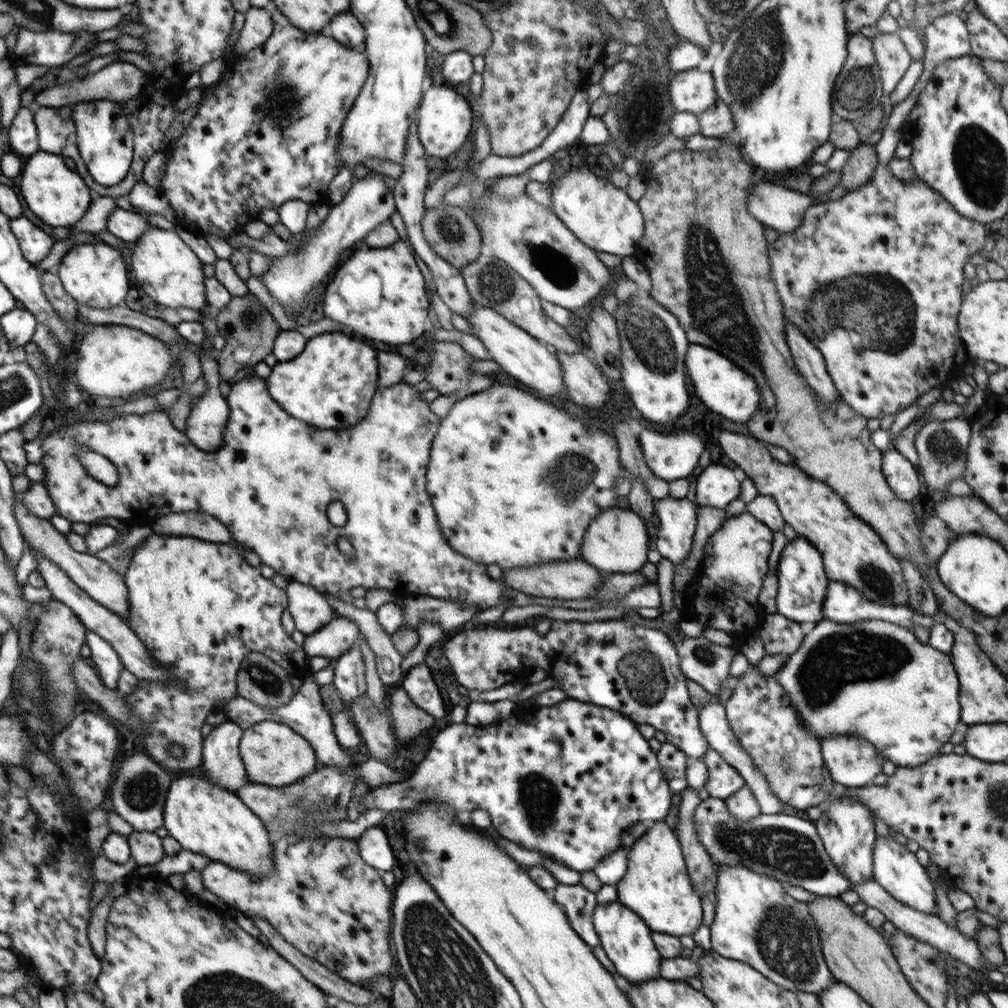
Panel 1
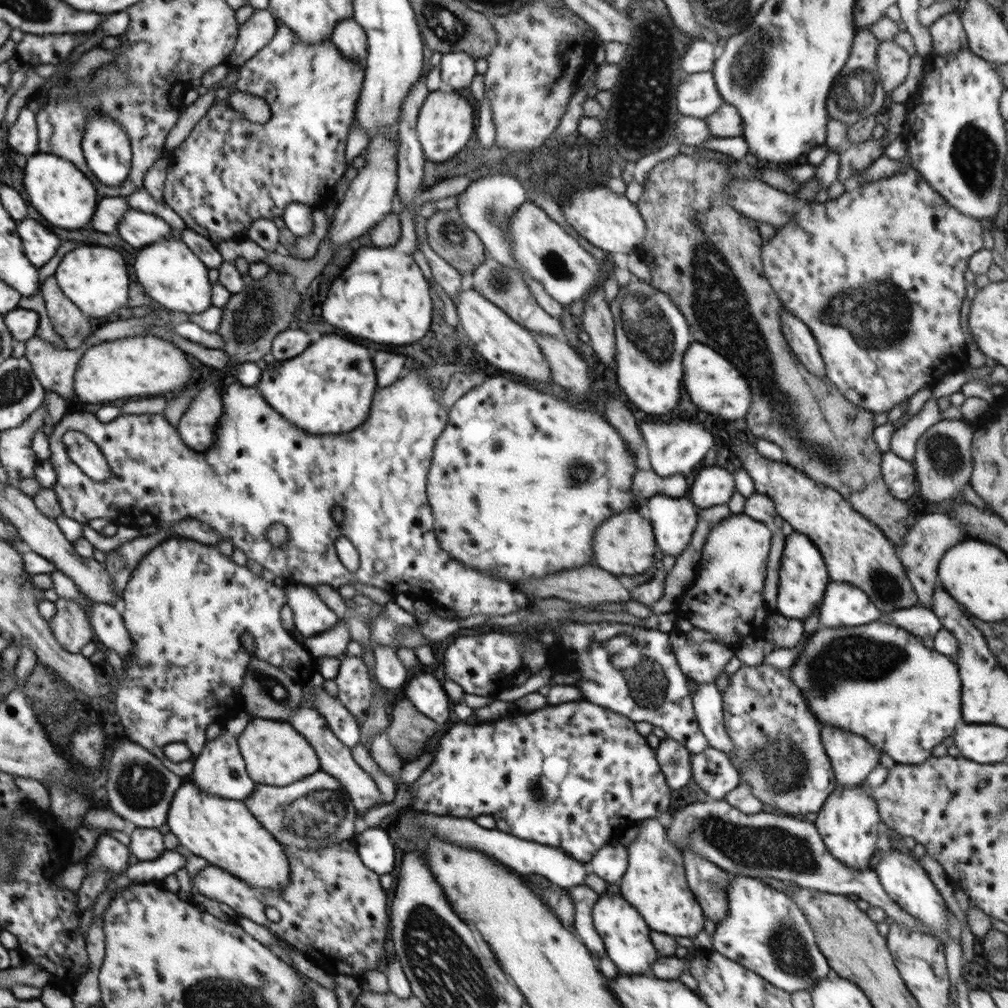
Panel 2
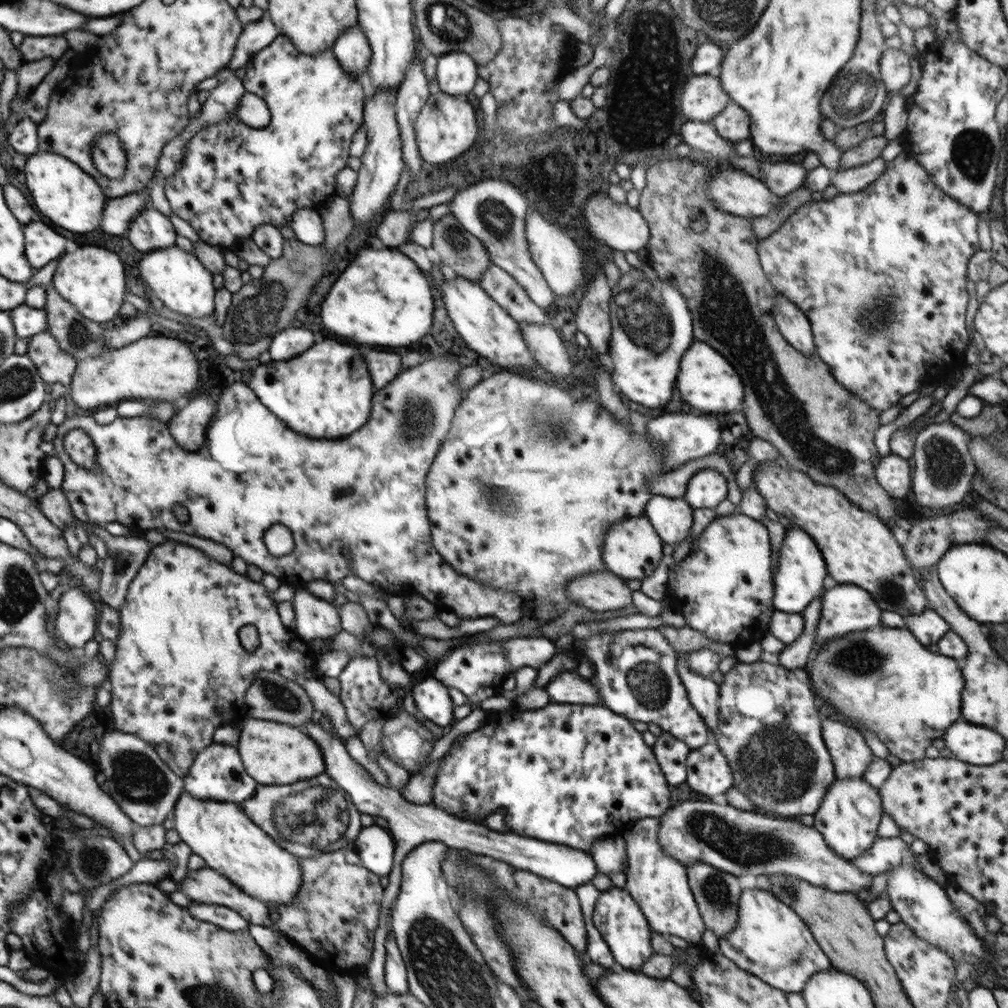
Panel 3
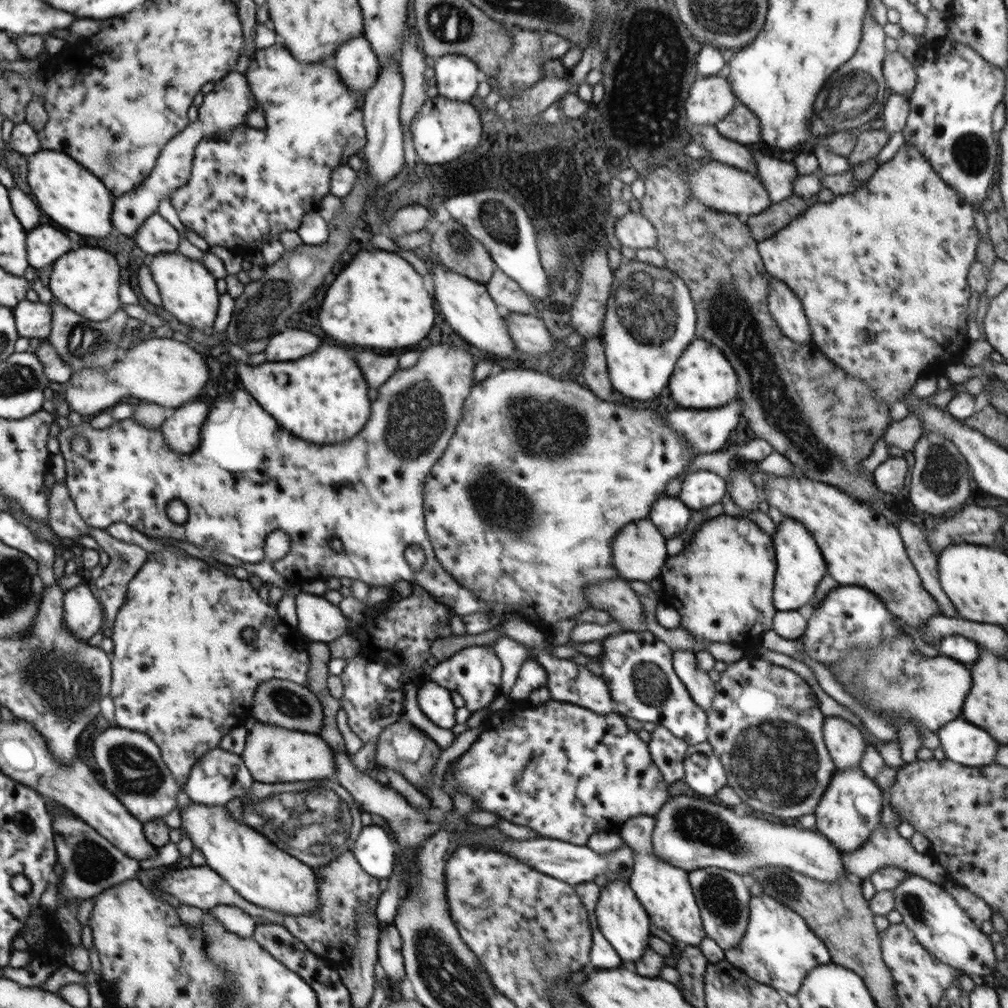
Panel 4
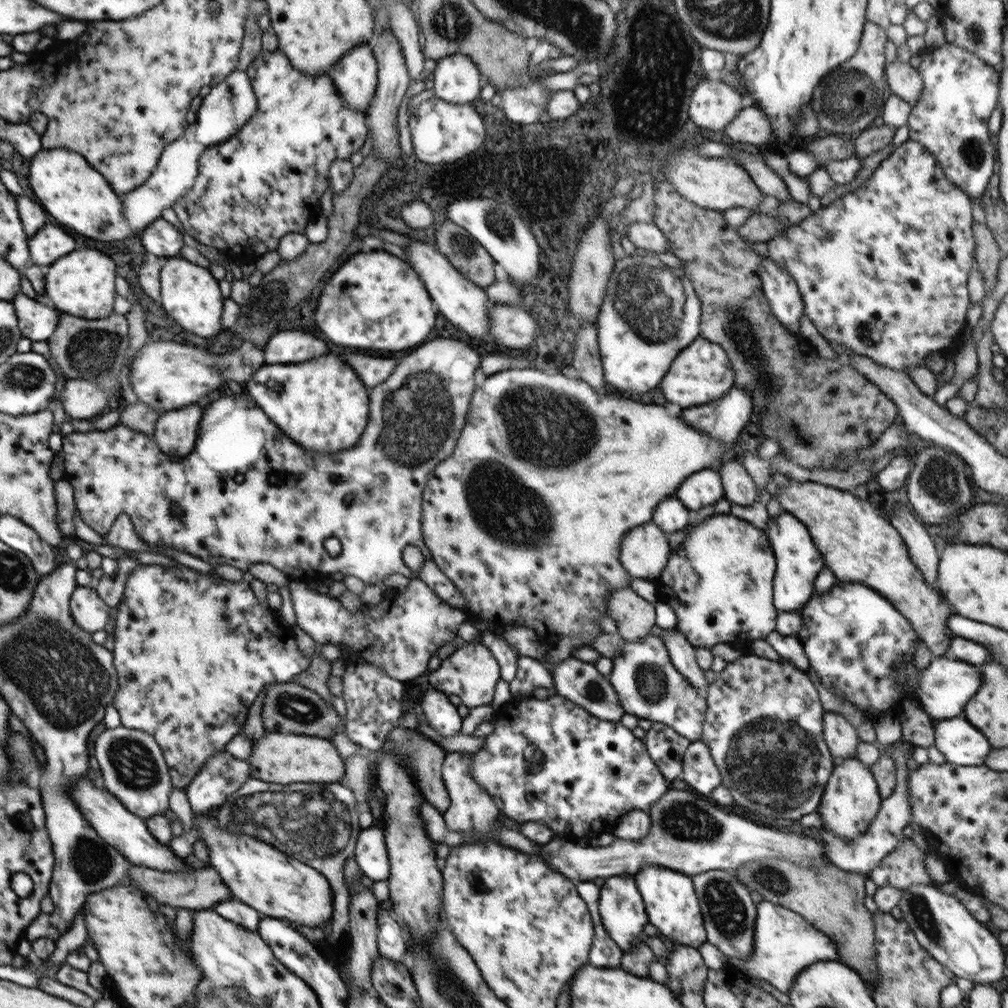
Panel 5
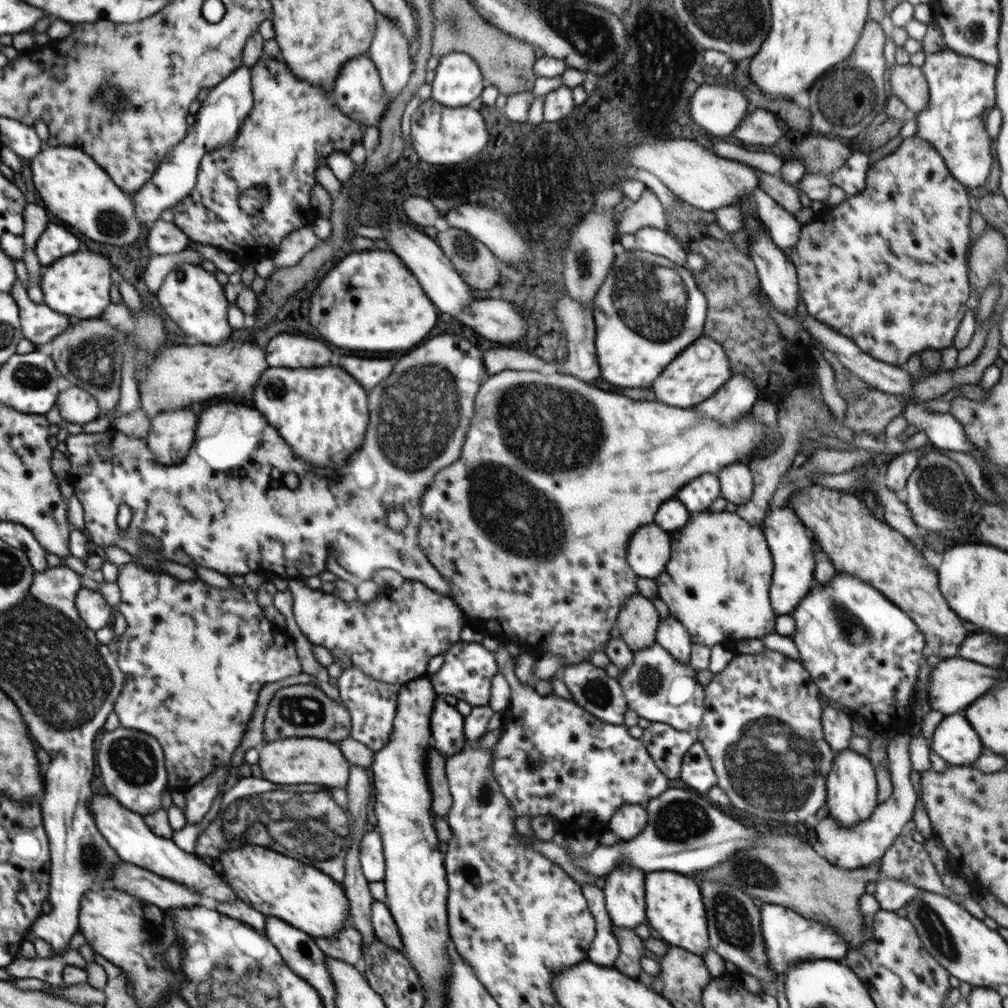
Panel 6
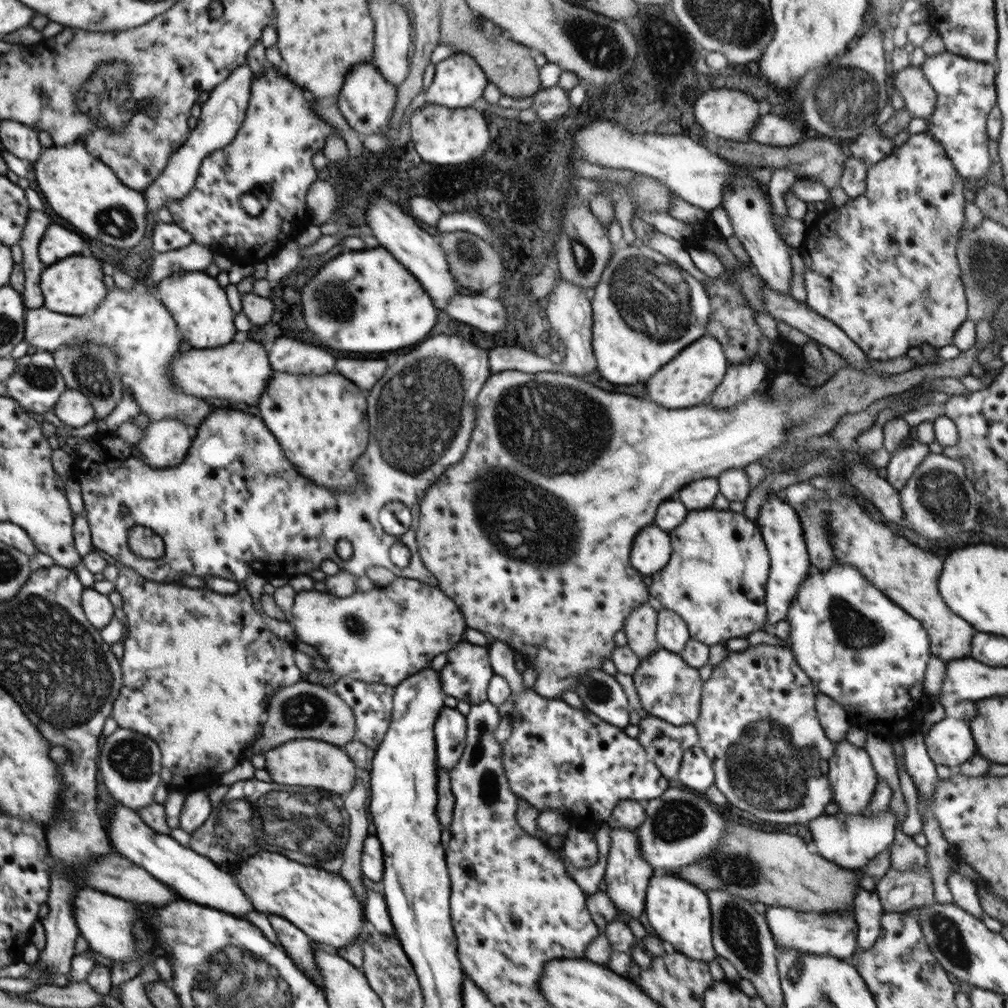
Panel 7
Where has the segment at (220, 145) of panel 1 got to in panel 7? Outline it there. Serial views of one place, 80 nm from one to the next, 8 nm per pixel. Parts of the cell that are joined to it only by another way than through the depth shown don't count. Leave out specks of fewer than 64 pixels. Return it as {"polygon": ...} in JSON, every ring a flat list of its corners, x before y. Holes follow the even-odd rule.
{"polygon":[[271,64,254,76,251,97,238,134,229,145,204,157,192,190,178,200,167,200,165,207,171,212,173,222,193,235,193,241,206,247,220,246,236,260,262,260,282,251,286,242,311,225,311,212,307,209,306,195,316,180,317,169,312,165,312,156,323,152,326,136,338,131,324,121,304,97,304,89,292,82,284,71],[242,194,256,195,263,200,257,216,246,212,240,203]]}

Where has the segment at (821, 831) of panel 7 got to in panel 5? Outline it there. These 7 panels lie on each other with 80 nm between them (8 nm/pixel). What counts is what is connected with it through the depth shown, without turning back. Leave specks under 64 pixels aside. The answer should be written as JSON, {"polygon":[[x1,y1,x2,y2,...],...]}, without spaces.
{"polygon":[[900,739,892,745,892,760,896,765,896,788,894,793,882,801,880,809,876,813,876,818,872,824,857,838,852,840,839,837,833,832,822,830,822,841,825,844,825,853,830,863,844,871,856,872,856,874,868,875,891,853,905,837,902,830,912,821,912,811,910,809,910,800,908,800,908,749,910,743]]}

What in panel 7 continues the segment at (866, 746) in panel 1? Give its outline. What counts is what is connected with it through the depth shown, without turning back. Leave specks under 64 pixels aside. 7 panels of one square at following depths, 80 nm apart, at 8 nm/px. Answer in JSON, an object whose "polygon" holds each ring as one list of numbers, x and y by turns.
{"polygon":[[819,690,815,692,815,699,817,717,828,740,835,745,844,742,852,725,843,706]]}

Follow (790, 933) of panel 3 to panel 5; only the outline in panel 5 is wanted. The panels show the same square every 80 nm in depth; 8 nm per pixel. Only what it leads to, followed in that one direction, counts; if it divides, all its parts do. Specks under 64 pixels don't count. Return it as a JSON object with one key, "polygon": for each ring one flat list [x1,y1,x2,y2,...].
{"polygon":[[768,900,757,906,753,951,749,958,734,959,731,965,747,971,752,978,765,980,776,990,786,994,794,984,799,972,818,961,838,961,839,948,821,930,814,928,803,916]]}

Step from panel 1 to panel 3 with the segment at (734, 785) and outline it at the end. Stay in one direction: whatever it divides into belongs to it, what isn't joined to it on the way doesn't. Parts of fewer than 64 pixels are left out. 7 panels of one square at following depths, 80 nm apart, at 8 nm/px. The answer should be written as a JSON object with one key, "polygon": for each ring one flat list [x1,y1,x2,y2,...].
{"polygon":[[712,741,701,748,690,749,686,769,688,786,706,797,720,800,726,790,733,787,730,765,722,755,722,750]]}

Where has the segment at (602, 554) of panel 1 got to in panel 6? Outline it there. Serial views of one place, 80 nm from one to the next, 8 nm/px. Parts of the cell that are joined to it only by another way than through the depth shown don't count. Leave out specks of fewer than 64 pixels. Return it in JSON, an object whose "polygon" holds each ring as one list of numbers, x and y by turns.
{"polygon":[[653,522,642,526,630,539,627,561,637,576,656,578,671,557,669,532,661,530]]}

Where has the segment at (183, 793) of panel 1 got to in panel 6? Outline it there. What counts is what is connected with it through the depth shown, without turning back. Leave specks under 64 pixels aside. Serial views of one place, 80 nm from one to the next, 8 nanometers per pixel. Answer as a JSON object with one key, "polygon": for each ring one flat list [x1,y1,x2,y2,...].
{"polygon":[[228,842,216,866,240,900,254,910,279,918,319,942,342,930,344,922,351,920,350,901,343,884,336,879,264,846,242,842,238,847,235,842]]}

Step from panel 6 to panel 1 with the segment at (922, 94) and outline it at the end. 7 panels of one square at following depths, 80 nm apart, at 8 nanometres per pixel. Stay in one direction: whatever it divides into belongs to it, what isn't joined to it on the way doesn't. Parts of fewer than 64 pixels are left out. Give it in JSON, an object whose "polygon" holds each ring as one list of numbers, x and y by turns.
{"polygon":[[881,32,871,39,873,54,878,61,879,80,890,94,902,80,913,58,908,54,898,32]]}

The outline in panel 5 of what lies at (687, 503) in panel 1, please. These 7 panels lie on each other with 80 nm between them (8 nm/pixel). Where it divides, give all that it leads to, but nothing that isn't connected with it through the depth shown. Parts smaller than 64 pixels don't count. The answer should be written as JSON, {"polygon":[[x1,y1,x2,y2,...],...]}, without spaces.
{"polygon":[[676,496,667,497,654,509,652,522,665,534,680,531,686,527,688,520,692,518,692,512,689,511,680,499]]}

